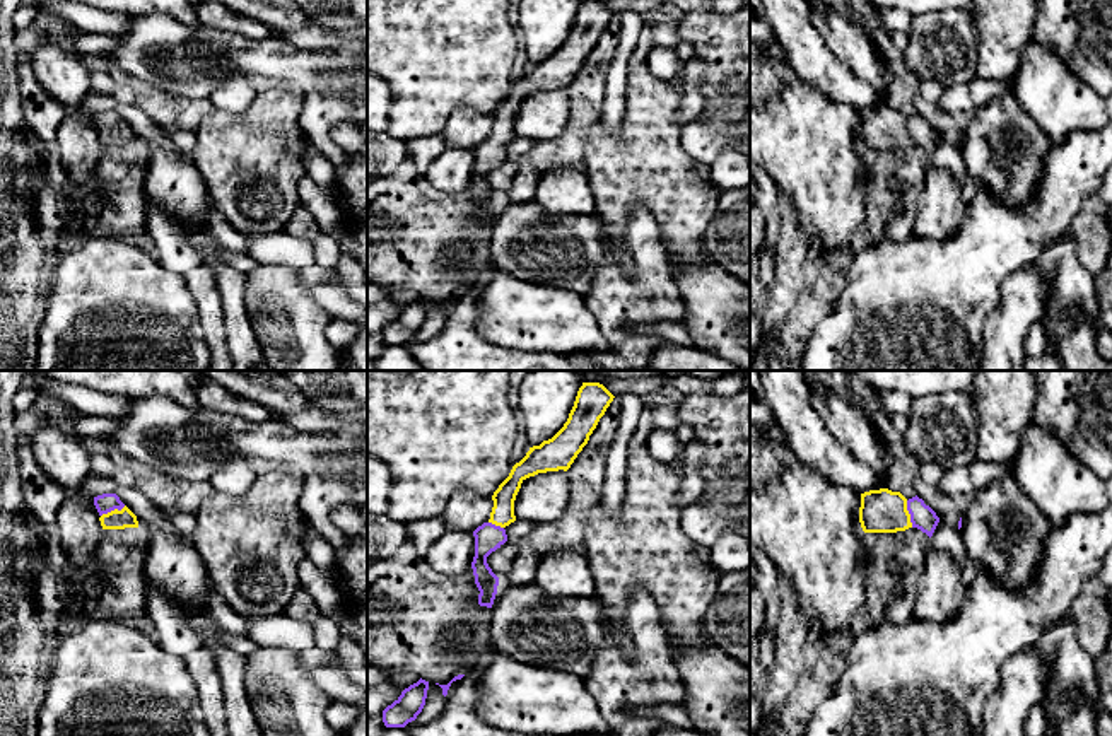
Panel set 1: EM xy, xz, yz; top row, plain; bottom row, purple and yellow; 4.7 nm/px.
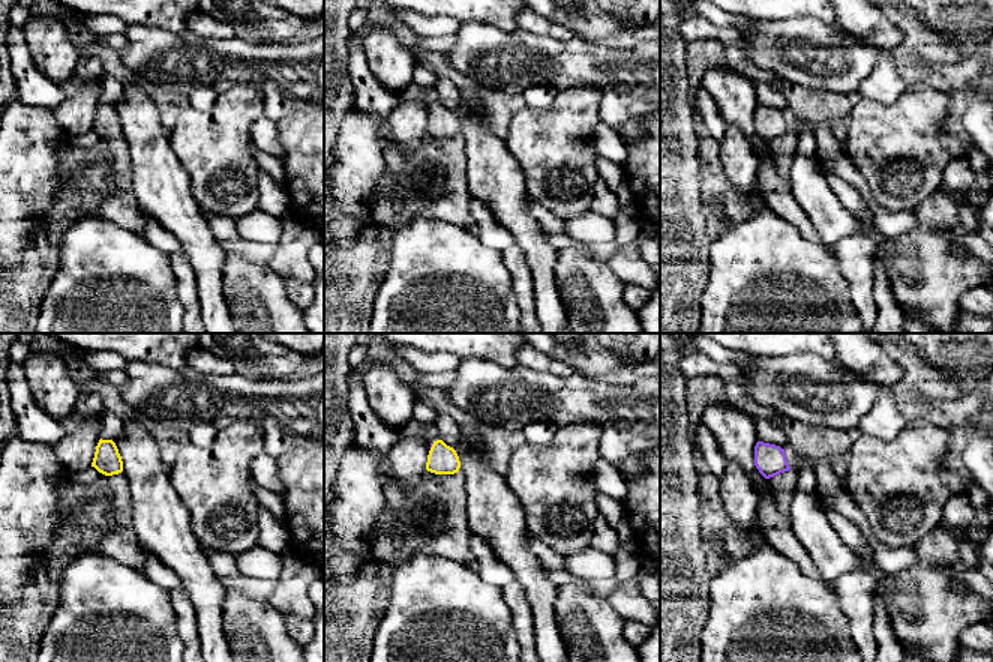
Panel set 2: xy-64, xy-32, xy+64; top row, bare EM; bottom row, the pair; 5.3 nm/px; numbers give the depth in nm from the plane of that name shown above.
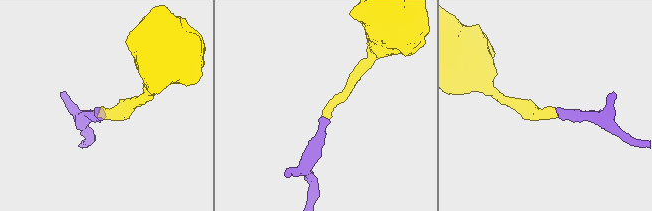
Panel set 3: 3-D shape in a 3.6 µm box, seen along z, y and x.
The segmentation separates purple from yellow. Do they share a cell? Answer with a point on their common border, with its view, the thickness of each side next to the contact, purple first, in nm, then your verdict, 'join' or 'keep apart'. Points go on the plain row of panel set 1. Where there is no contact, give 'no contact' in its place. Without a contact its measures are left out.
contact yz (909, 130); calibres 120 and 200 nm; join

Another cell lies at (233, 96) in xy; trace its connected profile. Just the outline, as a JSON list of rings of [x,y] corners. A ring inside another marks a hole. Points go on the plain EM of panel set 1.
[[[229,75],[210,92],[207,101],[214,106],[215,113],[243,114],[260,89],[261,85],[246,75]]]

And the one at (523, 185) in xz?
[[[519,166],[518,174],[512,178],[511,188],[499,195],[499,203],[530,202],[535,198],[535,190],[541,172],[533,166]]]

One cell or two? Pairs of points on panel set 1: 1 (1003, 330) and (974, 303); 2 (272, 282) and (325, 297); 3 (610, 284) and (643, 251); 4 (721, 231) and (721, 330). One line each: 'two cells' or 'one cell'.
1: two cells
2: two cells
3: one cell
4: one cell

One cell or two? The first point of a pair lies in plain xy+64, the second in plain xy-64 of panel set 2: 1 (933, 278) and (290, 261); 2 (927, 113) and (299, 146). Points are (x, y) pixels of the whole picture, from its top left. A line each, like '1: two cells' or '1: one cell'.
1: two cells
2: two cells

